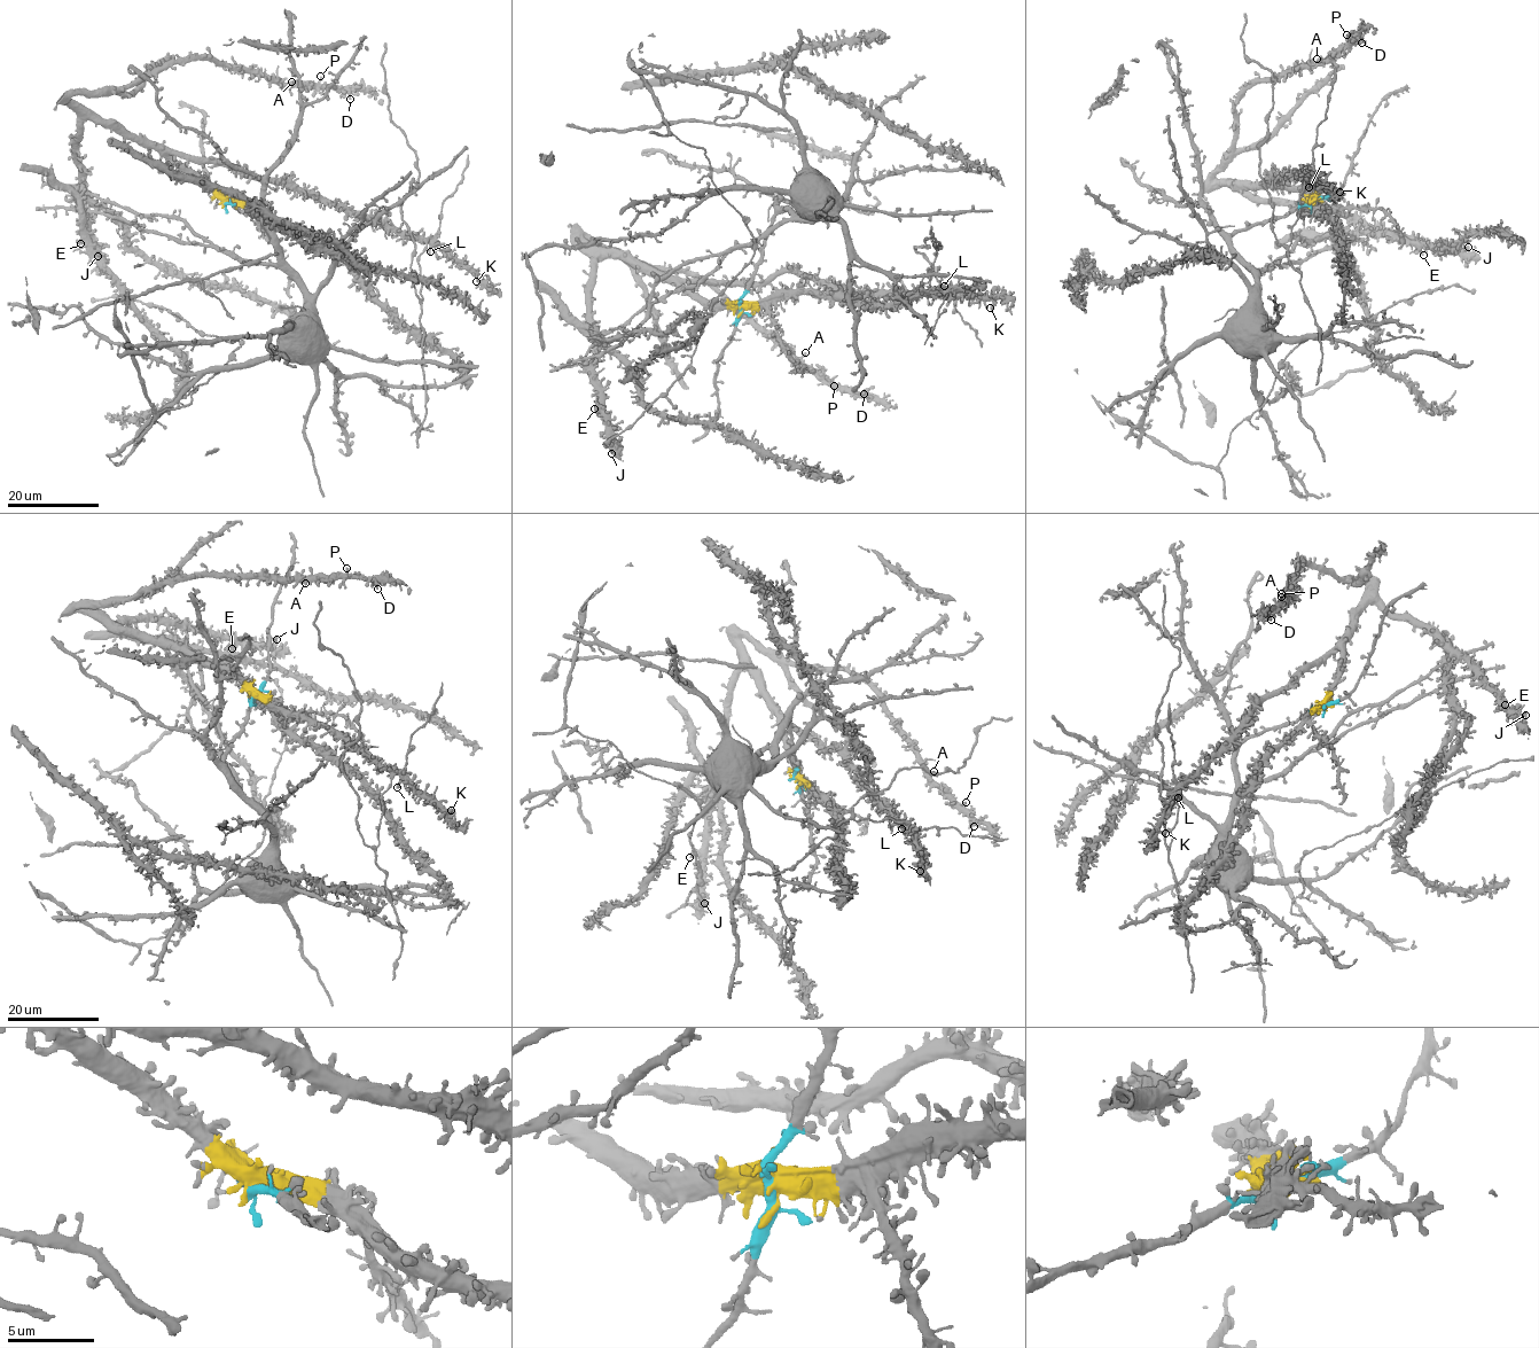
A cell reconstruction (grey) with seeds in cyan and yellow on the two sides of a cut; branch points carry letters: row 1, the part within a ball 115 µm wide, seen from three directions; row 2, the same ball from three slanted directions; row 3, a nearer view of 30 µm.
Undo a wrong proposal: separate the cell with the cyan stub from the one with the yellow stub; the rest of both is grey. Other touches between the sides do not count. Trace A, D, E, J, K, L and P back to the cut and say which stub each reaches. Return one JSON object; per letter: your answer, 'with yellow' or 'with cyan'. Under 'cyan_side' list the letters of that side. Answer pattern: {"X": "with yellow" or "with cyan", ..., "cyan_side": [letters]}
{"A": "with yellow", "D": "with yellow", "E": "with yellow", "J": "with yellow", "K": "with yellow", "L": "with yellow", "P": "with yellow", "cyan_side": []}

